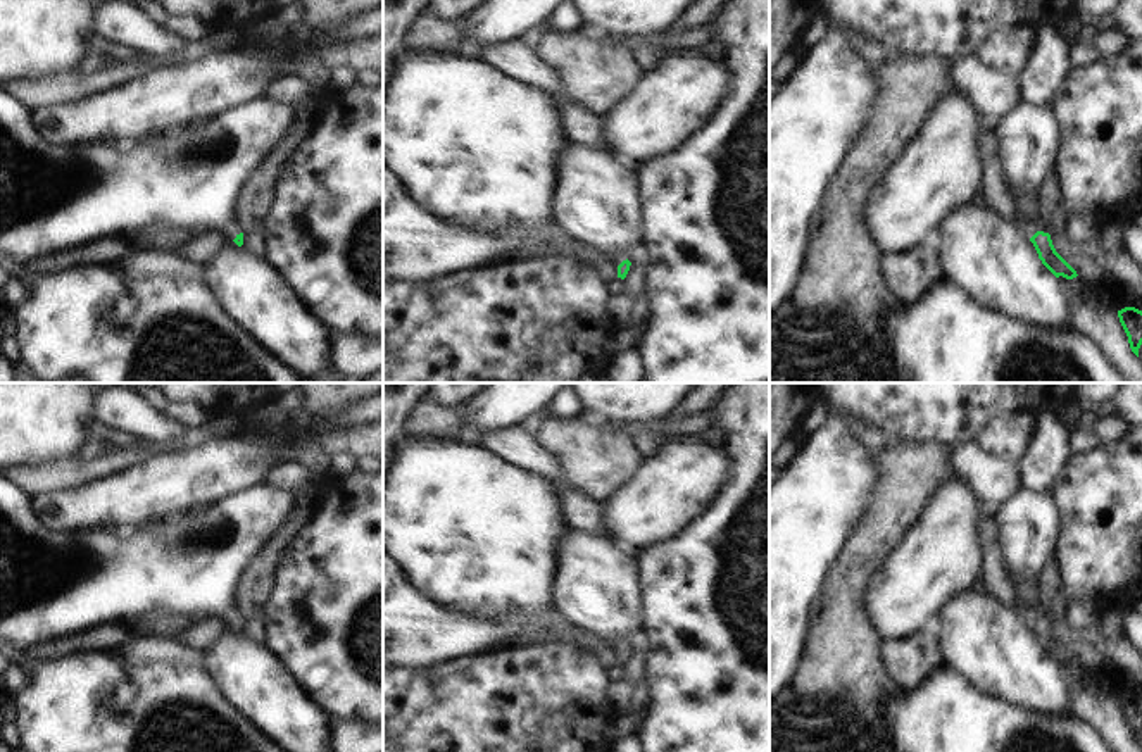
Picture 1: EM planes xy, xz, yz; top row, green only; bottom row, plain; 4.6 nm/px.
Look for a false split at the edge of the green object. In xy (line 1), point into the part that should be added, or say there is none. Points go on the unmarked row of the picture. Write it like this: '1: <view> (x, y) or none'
1: xy (52, 585)

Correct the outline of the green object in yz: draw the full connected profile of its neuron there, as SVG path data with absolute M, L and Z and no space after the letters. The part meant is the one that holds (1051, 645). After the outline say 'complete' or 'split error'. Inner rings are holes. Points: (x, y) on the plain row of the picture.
M1018 490L997 509L995 519L999 552L1014 588L1018 617L1033 630L1038 645L1056 664L1076 664L1076 657L1056 638L1051 621L1038 617L1021 593L1038 585L1059 543L1059 512L1049 493Z; split error

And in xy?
M0 471L0 643L28 650L41 642L79 635L109 623L140 624L150 614L179 617L219 617L238 633L243 617L236 590L243 571L266 542L279 530L292 509L292 492L260 485L228 497L210 507L131 528L110 531L59 533L45 526L33 495Z; split error

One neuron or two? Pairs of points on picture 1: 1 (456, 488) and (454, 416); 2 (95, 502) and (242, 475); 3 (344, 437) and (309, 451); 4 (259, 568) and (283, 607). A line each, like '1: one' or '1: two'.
1: two
2: one
3: one
4: two

